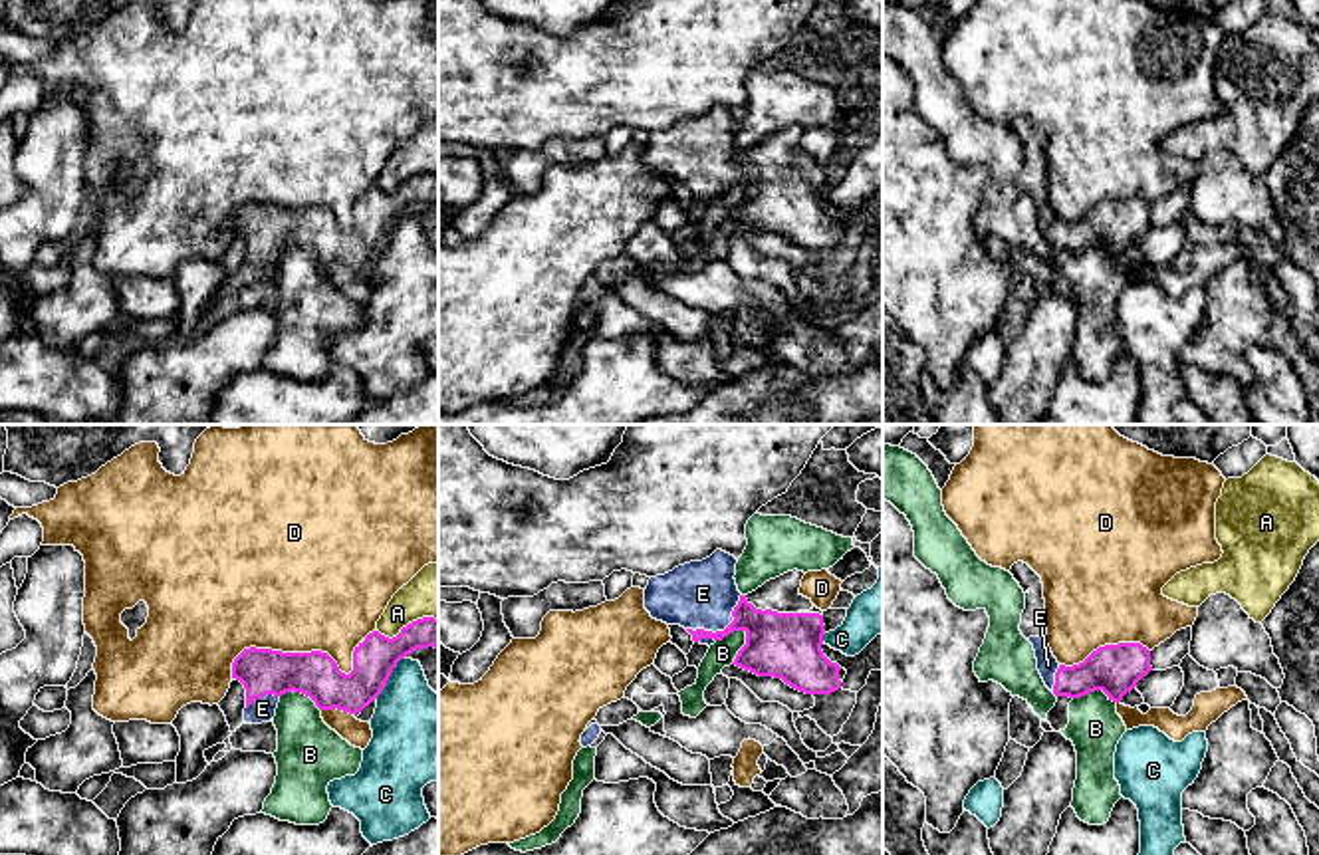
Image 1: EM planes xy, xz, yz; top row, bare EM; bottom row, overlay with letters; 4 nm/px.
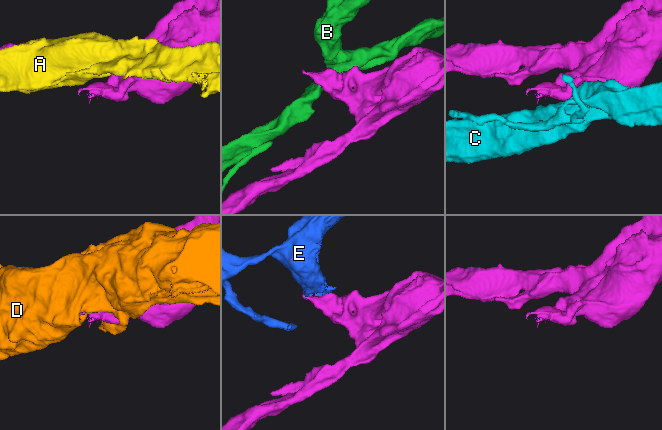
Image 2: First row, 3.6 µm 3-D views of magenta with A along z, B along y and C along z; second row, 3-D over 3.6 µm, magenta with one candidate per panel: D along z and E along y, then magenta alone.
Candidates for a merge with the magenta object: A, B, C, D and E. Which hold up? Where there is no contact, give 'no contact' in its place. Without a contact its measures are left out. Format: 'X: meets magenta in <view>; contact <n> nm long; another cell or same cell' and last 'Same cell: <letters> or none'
A: meets magenta in xy; contact 260 nm long; another cell
B: meets magenta in xz; contact 160 nm long; another cell
C: meets magenta in xy; contact 220 nm long; another cell
D: meets magenta in xy; contact 550 nm long; another cell
E: meets magenta in xz; contact 260 nm long; same cell
Same cell: E

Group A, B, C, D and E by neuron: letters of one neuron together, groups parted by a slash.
A / B / C / D / E

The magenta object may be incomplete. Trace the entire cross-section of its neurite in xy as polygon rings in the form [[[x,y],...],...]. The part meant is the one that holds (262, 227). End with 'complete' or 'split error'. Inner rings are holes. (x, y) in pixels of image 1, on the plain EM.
[[[422,173],[393,194],[373,186],[353,206],[353,226],[341,228],[337,218],[321,206],[282,208],[272,204],[244,204],[232,218],[232,236],[246,244],[246,280],[270,278],[280,252],[301,248],[319,266],[361,268],[385,244],[401,214],[417,204],[438,204],[438,175]]]; split error

